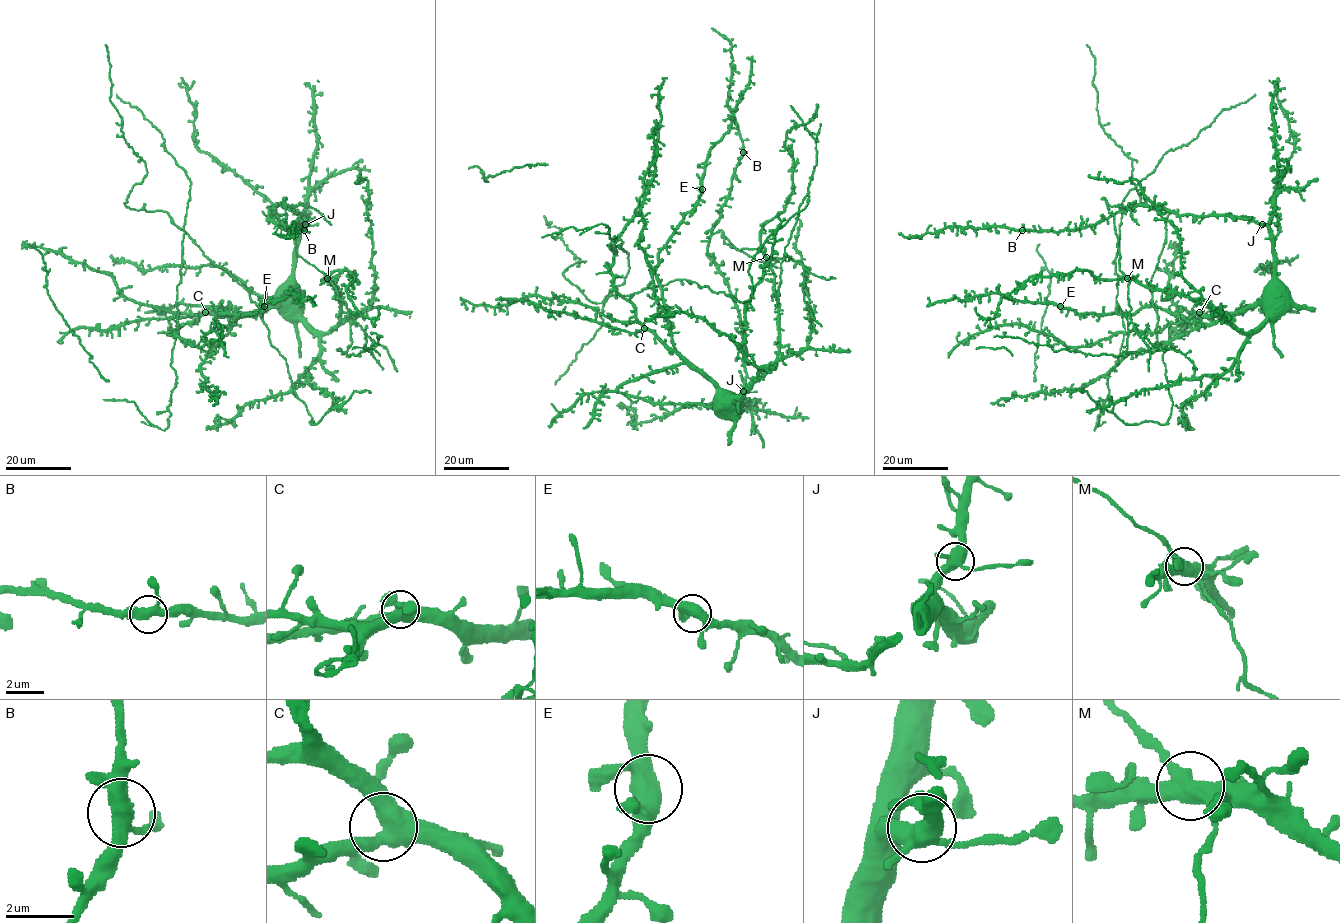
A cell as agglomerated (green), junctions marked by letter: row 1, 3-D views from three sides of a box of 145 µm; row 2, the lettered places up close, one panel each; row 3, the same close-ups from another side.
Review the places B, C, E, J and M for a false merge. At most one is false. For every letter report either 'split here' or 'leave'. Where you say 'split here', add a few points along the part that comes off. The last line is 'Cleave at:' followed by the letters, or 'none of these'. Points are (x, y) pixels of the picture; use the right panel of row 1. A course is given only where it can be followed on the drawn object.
B: leave
C: leave
E: leave
J: leave
M: split here; foreign part runs (1127, 277), (1131, 319), (1127, 348), (1122, 354), (1054, 351), (1019, 338), (994, 336)
Cleave at: M

